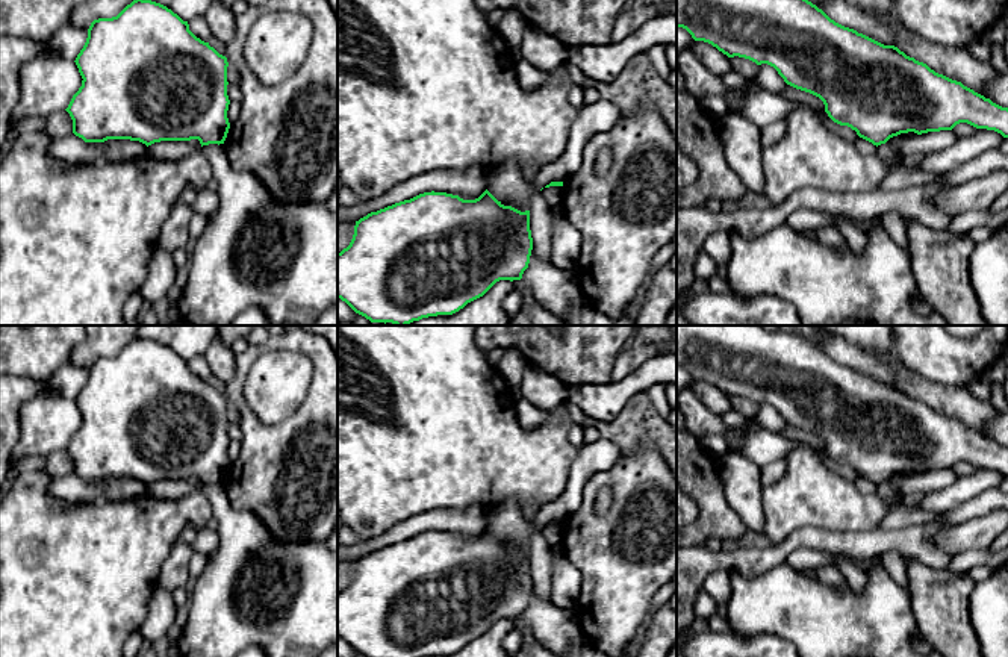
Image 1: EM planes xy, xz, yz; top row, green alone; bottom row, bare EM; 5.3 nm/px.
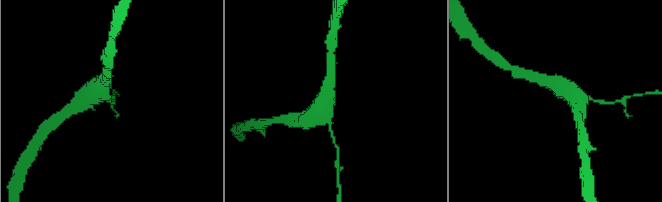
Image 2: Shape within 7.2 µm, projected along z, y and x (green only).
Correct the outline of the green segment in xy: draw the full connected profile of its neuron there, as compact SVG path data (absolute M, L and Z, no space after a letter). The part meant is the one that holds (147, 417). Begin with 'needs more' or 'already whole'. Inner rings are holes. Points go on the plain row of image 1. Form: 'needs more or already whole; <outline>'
already whole; M136 338L117 356L94 359L88 368L86 381L74 401L83 419L65 450L73 459L73 472L85 481L130 478L148 486L160 480L198 478L201 486L224 483L230 468L227 397L209 381L197 377L189 369L188 360L166 345Z

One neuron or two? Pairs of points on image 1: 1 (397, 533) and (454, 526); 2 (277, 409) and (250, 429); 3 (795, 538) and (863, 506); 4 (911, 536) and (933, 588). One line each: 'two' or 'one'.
1: one
2: two
3: two
4: two

